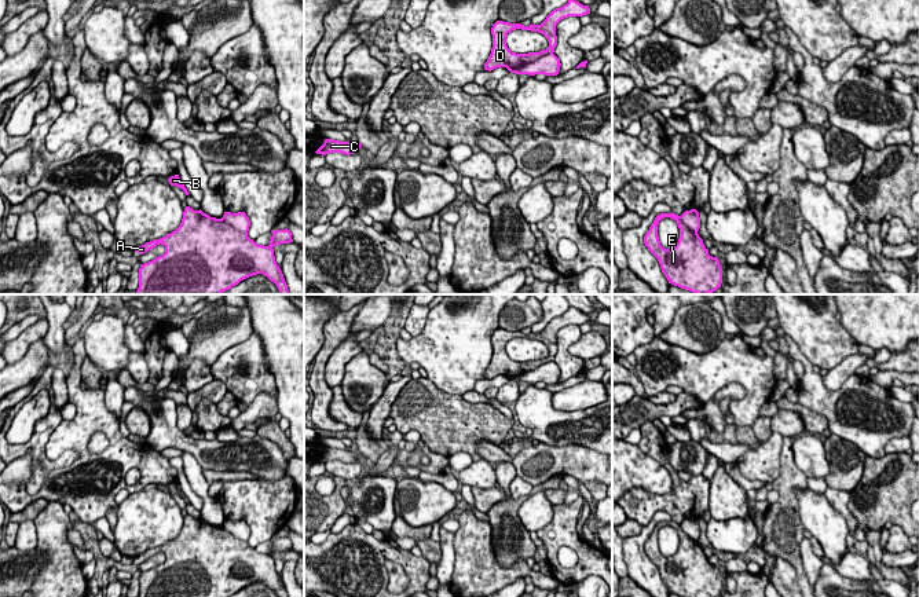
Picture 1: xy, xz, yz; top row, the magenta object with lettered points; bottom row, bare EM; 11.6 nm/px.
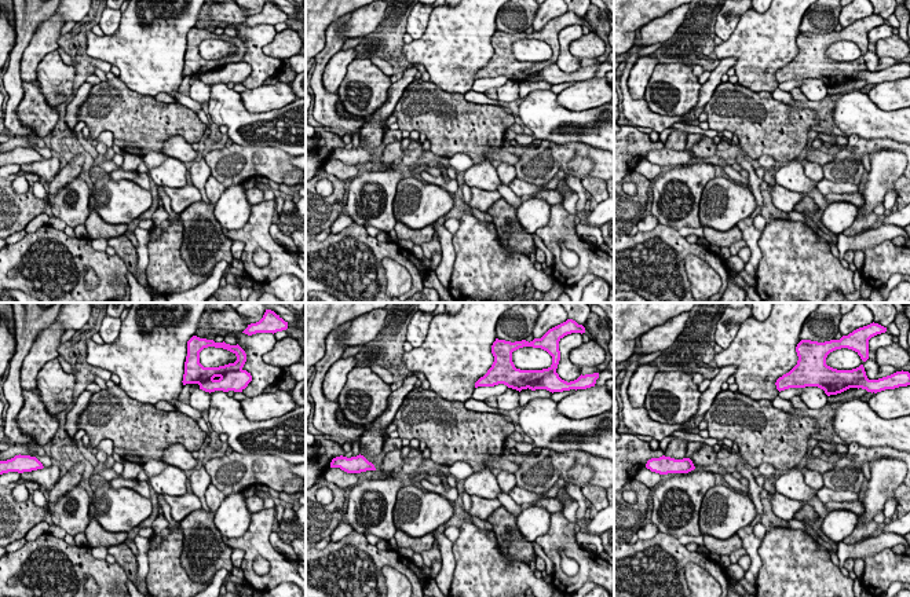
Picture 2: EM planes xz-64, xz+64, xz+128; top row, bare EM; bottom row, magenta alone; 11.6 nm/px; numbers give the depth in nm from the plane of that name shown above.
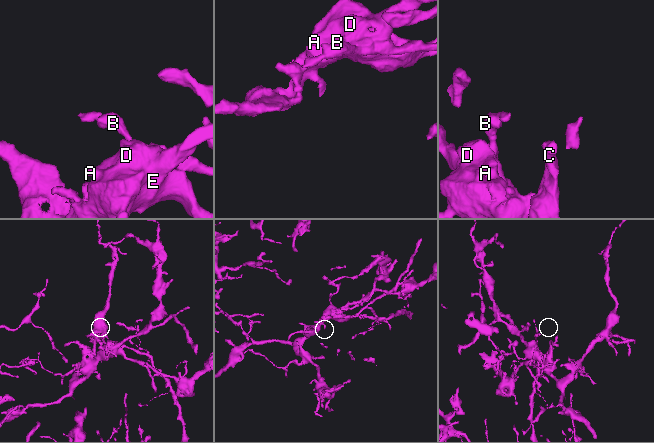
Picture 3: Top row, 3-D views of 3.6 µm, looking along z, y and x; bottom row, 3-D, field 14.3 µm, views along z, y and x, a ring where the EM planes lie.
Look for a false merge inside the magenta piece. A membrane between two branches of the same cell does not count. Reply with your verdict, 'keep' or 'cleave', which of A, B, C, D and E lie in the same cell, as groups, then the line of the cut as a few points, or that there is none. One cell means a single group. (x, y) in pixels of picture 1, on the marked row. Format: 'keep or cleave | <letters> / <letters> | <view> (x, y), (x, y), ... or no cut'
cleave | A C D E / B | xz (552, 52), (509, 70)

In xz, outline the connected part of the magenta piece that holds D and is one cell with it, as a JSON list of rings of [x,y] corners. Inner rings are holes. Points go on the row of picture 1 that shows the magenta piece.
[[[568,0],[563,7],[553,10],[541,25],[531,23],[530,26],[524,26],[521,23],[497,21],[491,28],[493,48],[487,62],[484,63],[484,70],[491,72],[497,67],[512,70],[531,63],[541,56],[553,54],[557,45],[556,25],[564,18],[583,17],[587,14],[590,14],[589,6],[583,6],[576,0]],[[516,29],[542,33],[548,39],[549,47],[539,52],[512,52],[506,45],[506,36]]]

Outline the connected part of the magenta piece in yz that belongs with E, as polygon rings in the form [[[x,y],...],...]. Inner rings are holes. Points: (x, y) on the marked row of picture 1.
[[[660,213],[644,237],[648,250],[658,259],[669,283],[696,294],[709,294],[721,287],[722,267],[717,257],[709,254],[703,239],[691,231],[675,213]],[[670,217],[677,221],[680,238],[674,248],[664,249],[658,237],[658,224]]]

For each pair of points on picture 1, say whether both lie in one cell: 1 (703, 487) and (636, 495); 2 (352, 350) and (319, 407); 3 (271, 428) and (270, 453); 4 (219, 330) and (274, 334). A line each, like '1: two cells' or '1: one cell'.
1: one cell
2: two cells
3: two cells
4: two cells

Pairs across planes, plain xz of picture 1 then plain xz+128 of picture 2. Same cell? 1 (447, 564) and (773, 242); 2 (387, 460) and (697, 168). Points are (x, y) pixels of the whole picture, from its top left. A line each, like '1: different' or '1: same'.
1: different
2: different

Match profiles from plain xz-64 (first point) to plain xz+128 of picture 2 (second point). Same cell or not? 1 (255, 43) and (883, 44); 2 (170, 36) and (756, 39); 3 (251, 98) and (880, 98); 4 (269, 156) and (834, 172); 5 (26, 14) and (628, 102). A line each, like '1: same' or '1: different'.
1: different
2: same
3: same
4: same
5: same

